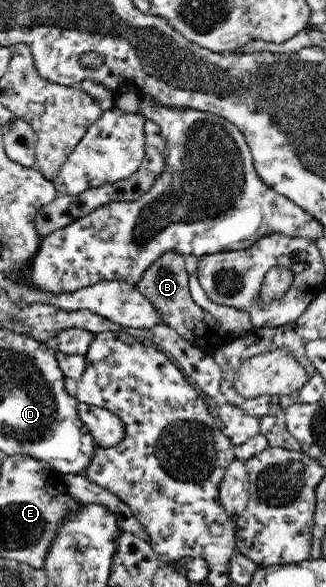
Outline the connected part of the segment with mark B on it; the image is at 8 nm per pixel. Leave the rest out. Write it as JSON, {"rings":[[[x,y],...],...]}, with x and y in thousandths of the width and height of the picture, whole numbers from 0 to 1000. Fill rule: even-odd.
{"rings":[[[515,429],[472,445],[417,487],[445,508],[475,521],[500,552],[543,564],[592,589],[650,606],[660,595],[672,595],[672,588],[715,581],[727,578],[727,572],[687,567],[675,550],[592,514],[577,487],[580,472],[564,434]]]}

